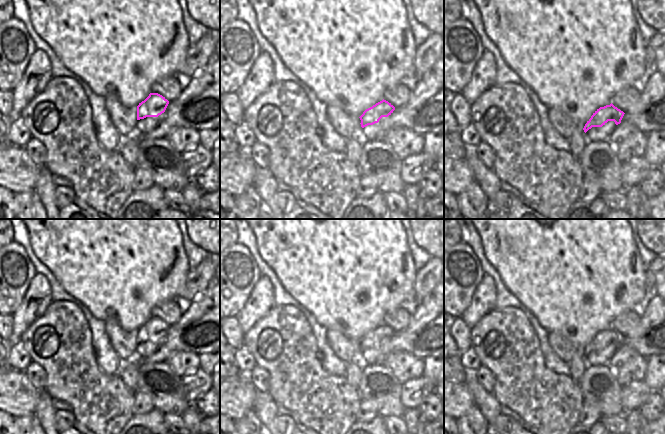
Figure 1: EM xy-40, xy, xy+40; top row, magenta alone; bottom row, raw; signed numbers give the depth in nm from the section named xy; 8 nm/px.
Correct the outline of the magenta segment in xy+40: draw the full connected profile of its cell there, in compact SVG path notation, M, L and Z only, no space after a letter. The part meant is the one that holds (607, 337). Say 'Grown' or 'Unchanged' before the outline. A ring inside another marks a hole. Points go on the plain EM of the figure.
Grown. M612 327L597 333L583 352L587 365L609 365L624 338Z

